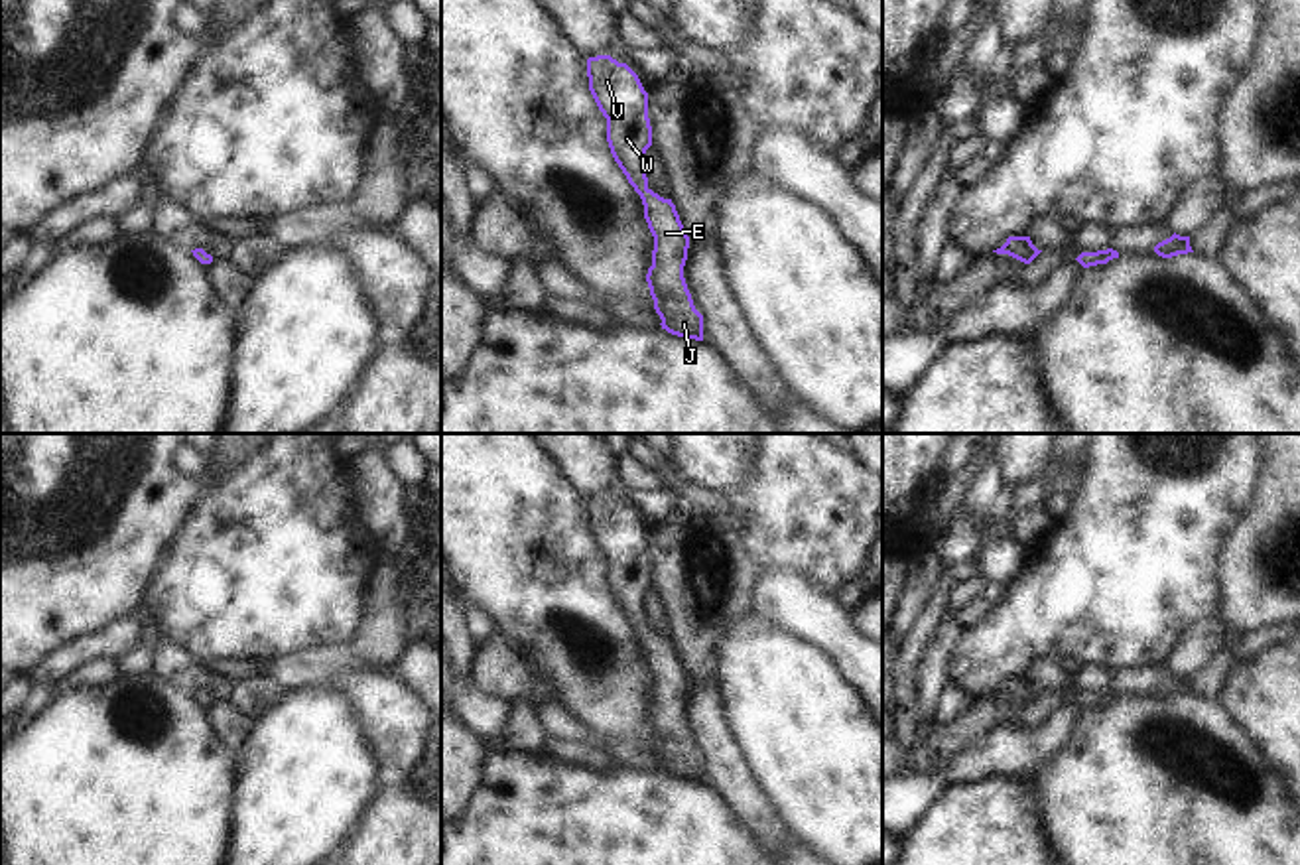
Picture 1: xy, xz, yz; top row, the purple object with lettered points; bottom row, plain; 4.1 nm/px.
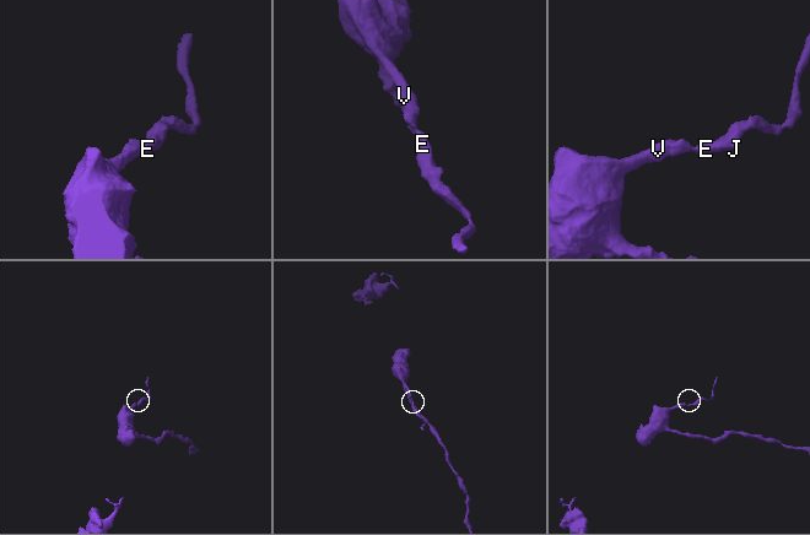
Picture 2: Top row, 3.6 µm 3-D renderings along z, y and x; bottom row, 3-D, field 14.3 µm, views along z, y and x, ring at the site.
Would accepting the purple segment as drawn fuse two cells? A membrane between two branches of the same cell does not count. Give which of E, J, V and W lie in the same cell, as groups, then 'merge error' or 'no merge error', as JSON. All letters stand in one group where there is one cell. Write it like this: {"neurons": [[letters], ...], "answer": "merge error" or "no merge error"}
{"neurons": [["E", "J", "V", "W"]], "answer": "no merge error"}

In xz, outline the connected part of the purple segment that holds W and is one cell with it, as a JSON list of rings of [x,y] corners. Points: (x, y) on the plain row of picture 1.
[[[611,497],[589,499],[587,518],[589,532],[607,560],[611,595],[640,636],[654,678],[646,723],[660,766],[672,776],[703,782],[703,757],[695,751],[683,719],[689,678],[672,640],[654,634],[644,613],[644,595],[652,587],[648,534],[638,516]]]

